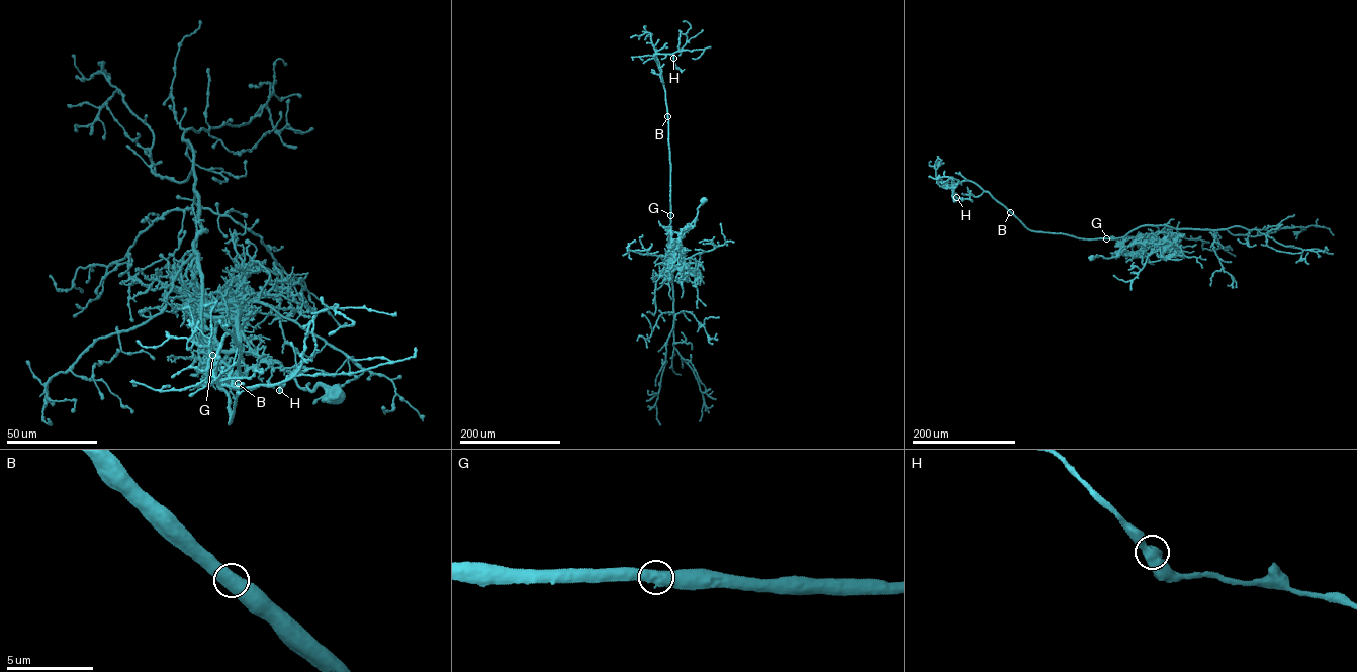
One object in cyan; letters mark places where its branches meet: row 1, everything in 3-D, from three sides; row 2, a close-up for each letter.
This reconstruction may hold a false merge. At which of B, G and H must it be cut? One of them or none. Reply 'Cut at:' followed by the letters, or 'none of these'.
Cut at: none of these

